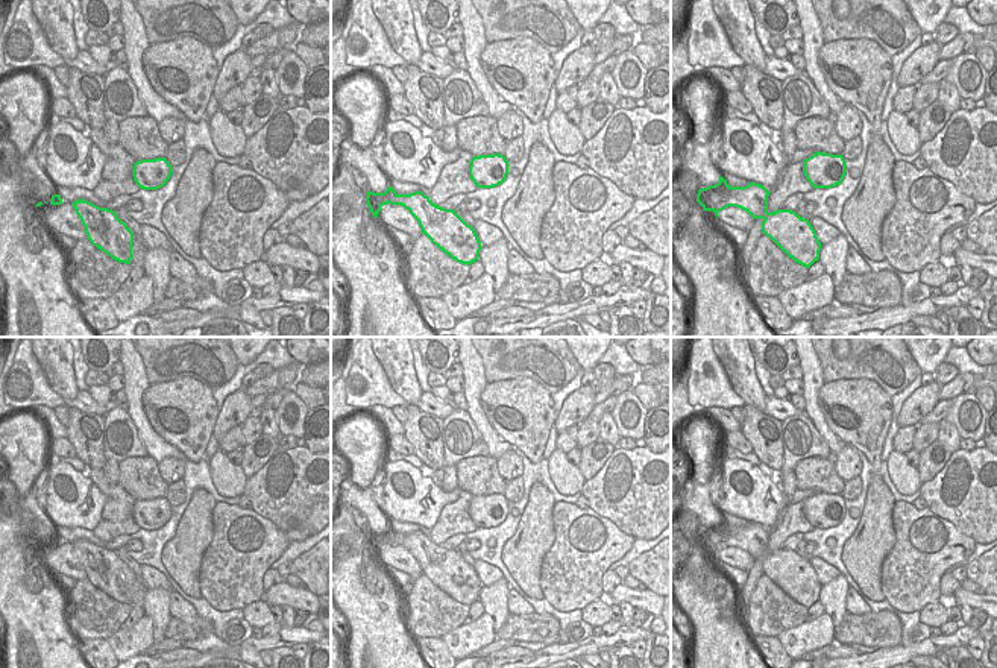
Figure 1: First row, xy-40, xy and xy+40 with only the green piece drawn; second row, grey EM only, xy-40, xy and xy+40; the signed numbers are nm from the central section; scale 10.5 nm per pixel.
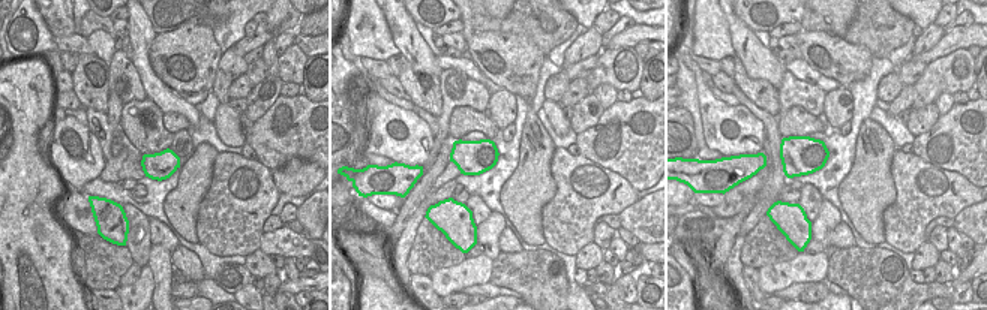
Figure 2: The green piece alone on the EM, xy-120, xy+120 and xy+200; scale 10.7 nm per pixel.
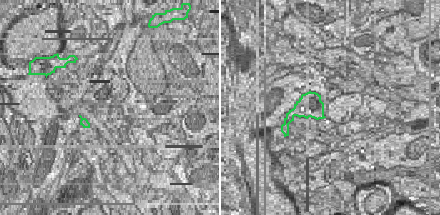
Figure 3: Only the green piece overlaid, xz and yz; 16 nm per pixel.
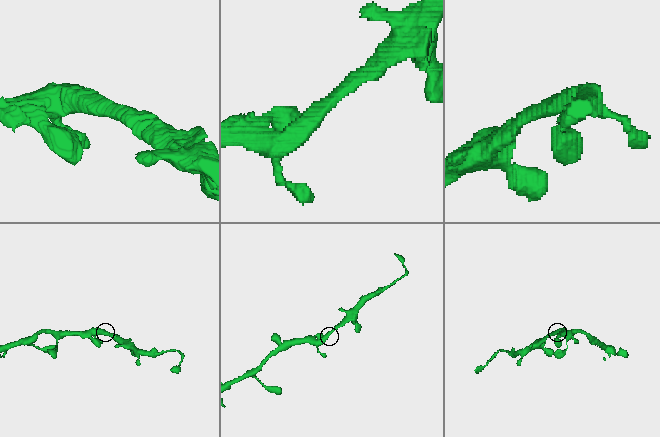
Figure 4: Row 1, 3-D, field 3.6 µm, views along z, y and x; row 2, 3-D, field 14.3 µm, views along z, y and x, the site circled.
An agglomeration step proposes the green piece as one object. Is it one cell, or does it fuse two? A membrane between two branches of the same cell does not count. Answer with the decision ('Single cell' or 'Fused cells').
Single cell

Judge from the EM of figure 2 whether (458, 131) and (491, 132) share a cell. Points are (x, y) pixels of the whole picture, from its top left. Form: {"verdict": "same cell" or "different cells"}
{"verdict": "same cell"}

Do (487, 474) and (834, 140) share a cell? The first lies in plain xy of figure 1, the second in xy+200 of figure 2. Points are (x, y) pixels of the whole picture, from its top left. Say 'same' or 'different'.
different

